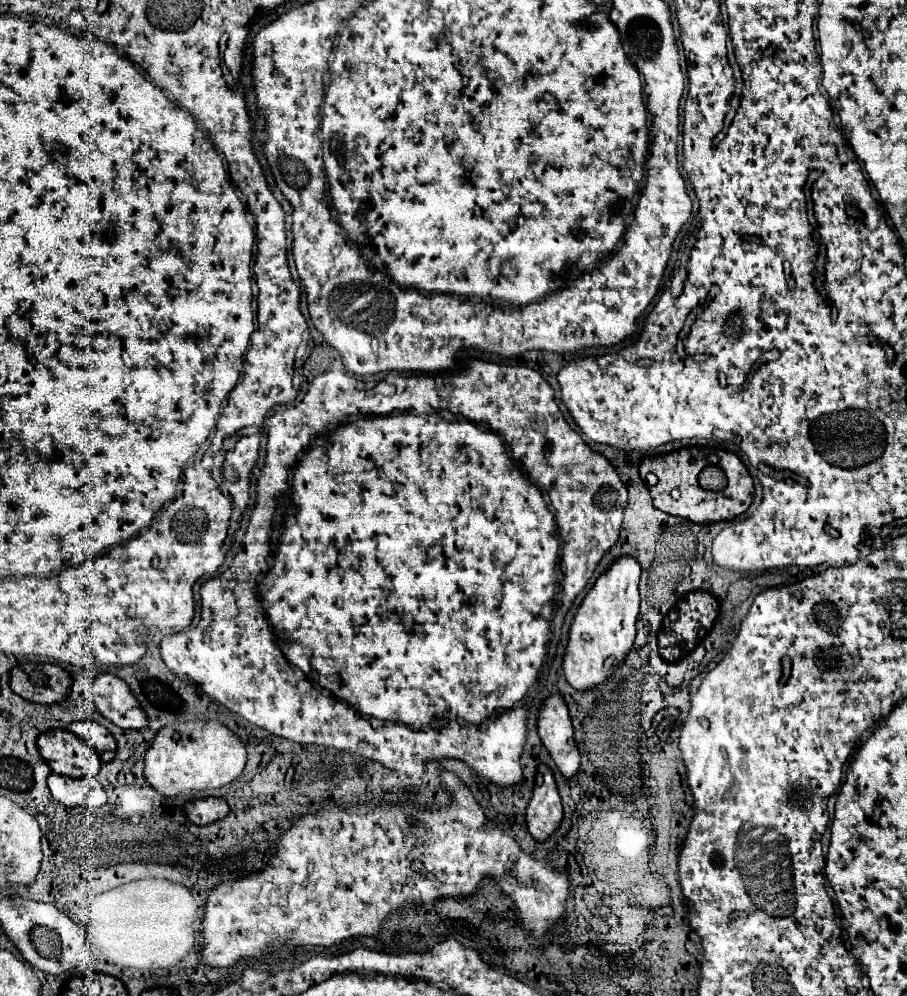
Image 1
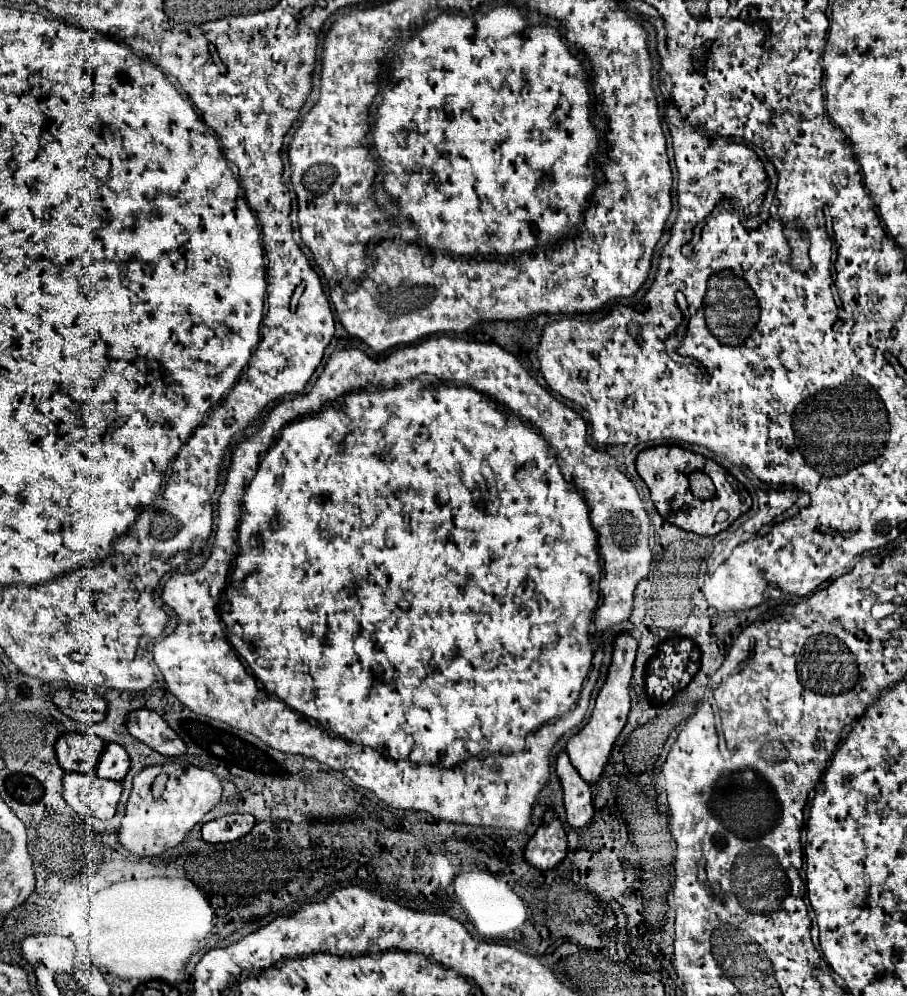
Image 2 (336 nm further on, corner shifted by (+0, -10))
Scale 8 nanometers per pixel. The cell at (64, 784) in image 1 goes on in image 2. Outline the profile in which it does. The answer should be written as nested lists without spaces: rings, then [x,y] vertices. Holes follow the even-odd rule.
[[[68,773],[64,776],[64,800],[84,818],[108,820],[116,814],[116,804],[122,794],[120,782],[96,778],[96,773]]]

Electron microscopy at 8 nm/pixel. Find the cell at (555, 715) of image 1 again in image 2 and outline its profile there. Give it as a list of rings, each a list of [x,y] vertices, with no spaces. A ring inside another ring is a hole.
[[[562,752],[558,756],[556,772],[562,782],[566,818],[568,818],[570,828],[574,828],[574,830],[586,828],[594,818],[594,804],[592,804],[590,786],[580,778],[576,768],[570,764],[570,758],[566,752]]]

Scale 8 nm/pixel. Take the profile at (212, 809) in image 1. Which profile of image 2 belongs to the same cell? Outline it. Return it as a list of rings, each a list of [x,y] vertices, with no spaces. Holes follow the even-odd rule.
[[[228,814],[216,820],[210,820],[202,826],[202,838],[210,844],[218,842],[234,842],[246,836],[256,824],[252,814]]]

